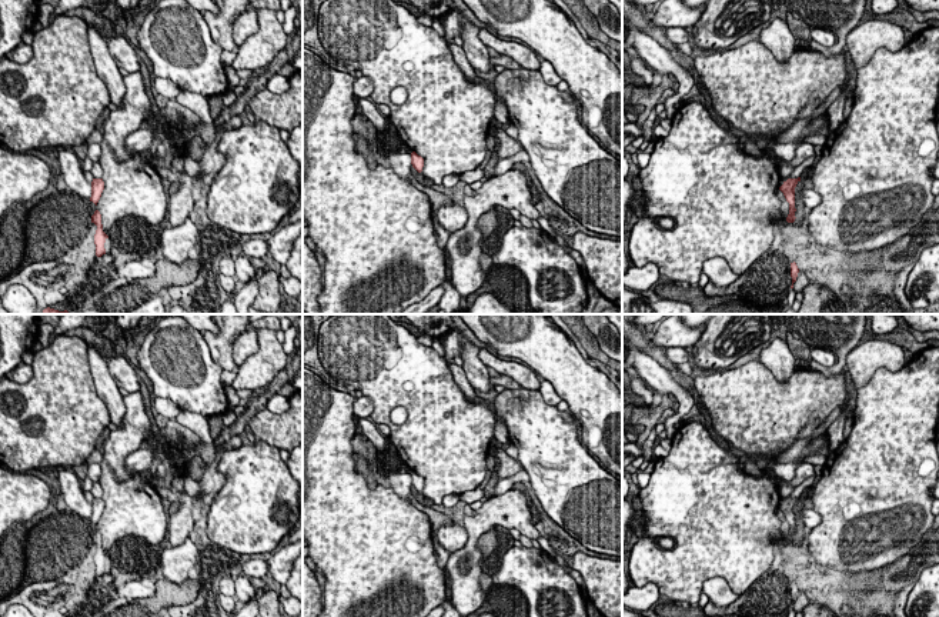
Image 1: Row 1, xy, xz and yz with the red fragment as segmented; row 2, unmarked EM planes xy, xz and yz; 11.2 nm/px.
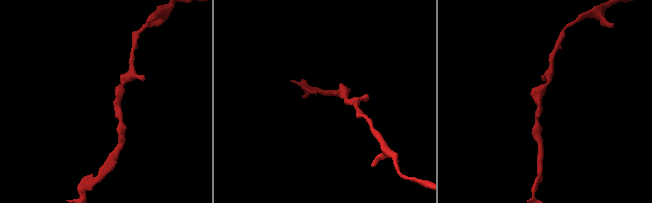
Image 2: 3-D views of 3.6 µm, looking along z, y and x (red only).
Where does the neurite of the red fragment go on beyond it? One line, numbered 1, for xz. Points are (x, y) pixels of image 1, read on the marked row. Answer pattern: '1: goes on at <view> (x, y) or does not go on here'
1: does not go on here

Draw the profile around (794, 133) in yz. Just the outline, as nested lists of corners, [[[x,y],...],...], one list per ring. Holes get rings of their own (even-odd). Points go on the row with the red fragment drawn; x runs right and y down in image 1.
[[[839,87],[835,89],[828,96],[826,101],[811,117],[798,120],[793,127],[791,127],[788,131],[779,134],[778,141],[782,144],[786,144],[786,143],[792,143],[796,139],[799,139],[802,129],[806,126],[806,123],[811,119],[815,119],[815,117],[819,117],[821,114],[823,114],[828,110],[828,107],[841,96],[842,90],[843,89],[839,89]]]

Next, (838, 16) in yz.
[[[785,0],[786,11],[793,19],[808,24],[811,29],[829,30],[836,37],[836,44],[823,47],[813,39],[809,40],[812,50],[826,57],[839,54],[846,46],[846,36],[853,30],[865,11],[868,0]]]

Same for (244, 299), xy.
[[[253,277],[235,296],[234,306],[237,308],[237,313],[248,314],[248,308],[253,306],[257,294],[258,294],[258,280]]]

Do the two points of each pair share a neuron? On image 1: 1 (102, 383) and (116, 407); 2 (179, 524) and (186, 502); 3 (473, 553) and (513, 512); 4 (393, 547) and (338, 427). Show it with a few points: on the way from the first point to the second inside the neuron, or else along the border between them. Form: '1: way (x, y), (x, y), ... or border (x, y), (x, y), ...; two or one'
1: way (107, 389), (114, 402); one
2: way (181, 519), (184, 507); one
3: way (473, 539), (473, 534), (498, 512); one
4: way (363, 517), (338, 493), (338, 457); one

